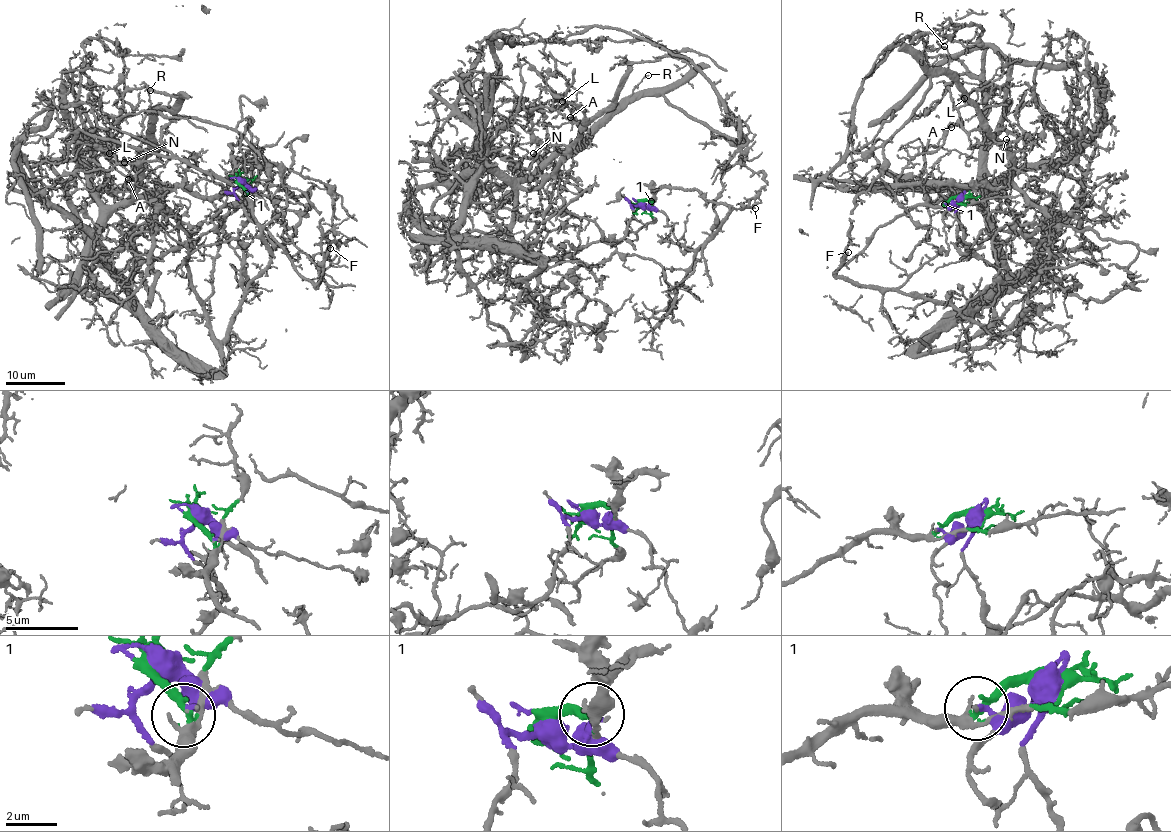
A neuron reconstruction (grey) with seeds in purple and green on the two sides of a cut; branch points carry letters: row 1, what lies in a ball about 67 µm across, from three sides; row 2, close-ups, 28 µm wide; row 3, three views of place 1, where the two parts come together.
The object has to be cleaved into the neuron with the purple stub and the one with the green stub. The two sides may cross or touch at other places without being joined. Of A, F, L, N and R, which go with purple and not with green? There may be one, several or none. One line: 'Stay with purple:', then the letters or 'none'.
Stay with purple: A, L, N, R

